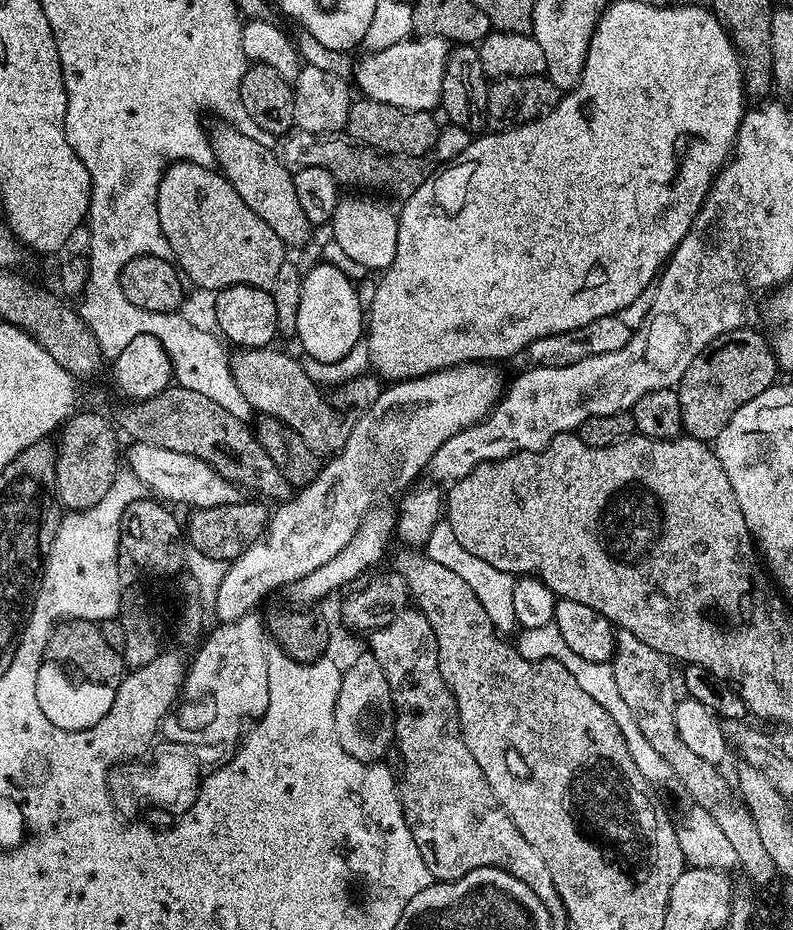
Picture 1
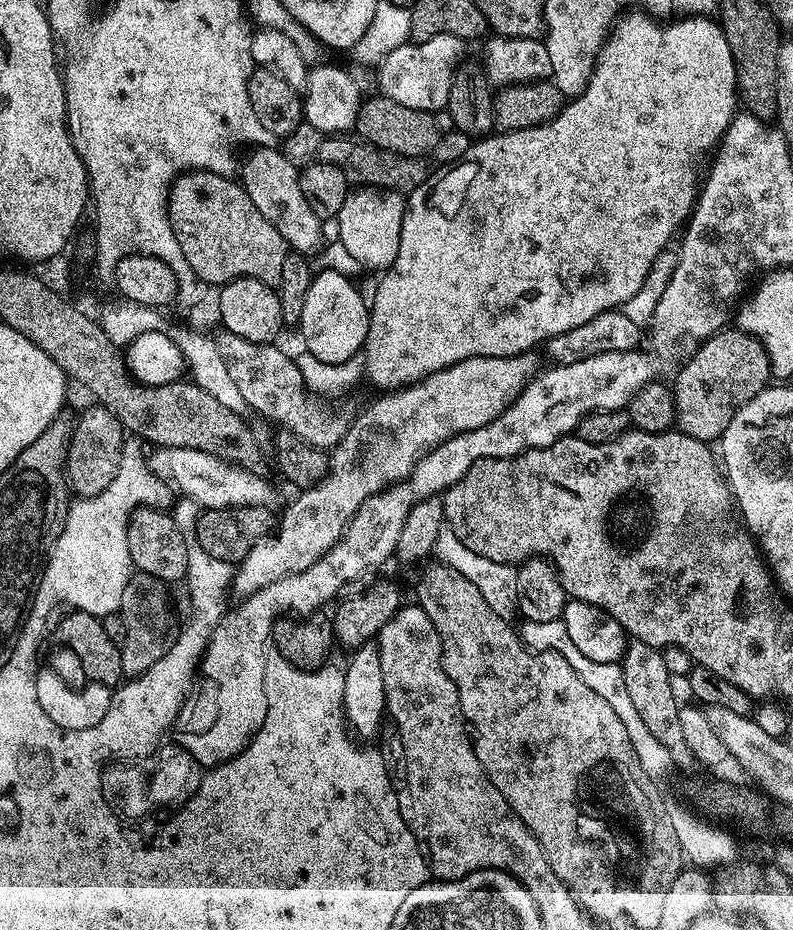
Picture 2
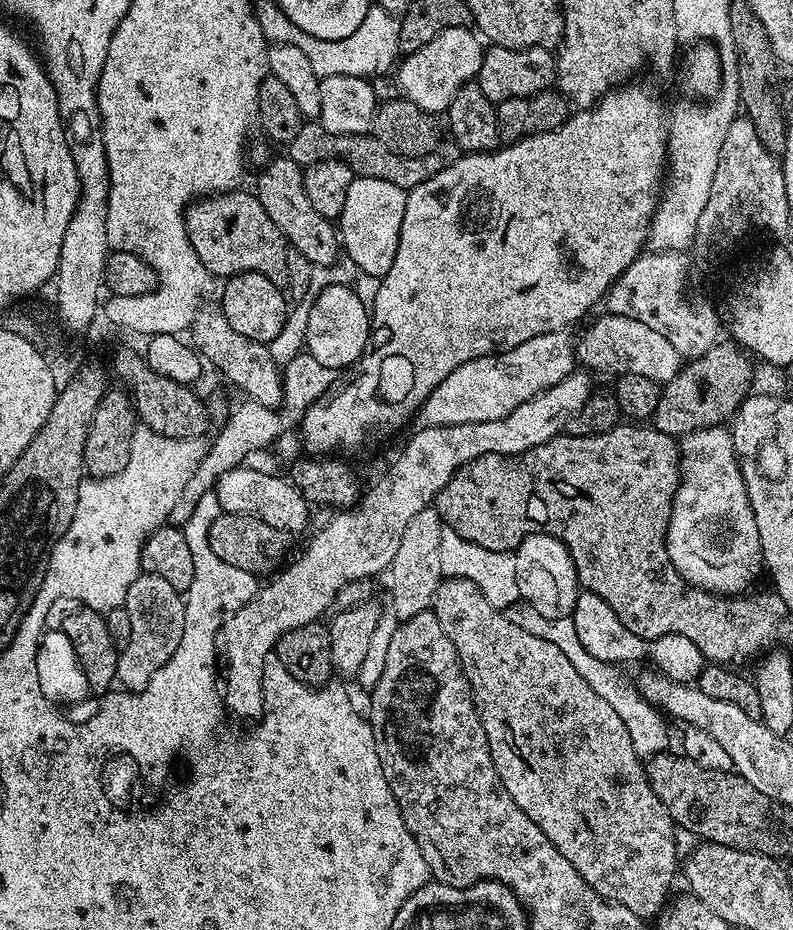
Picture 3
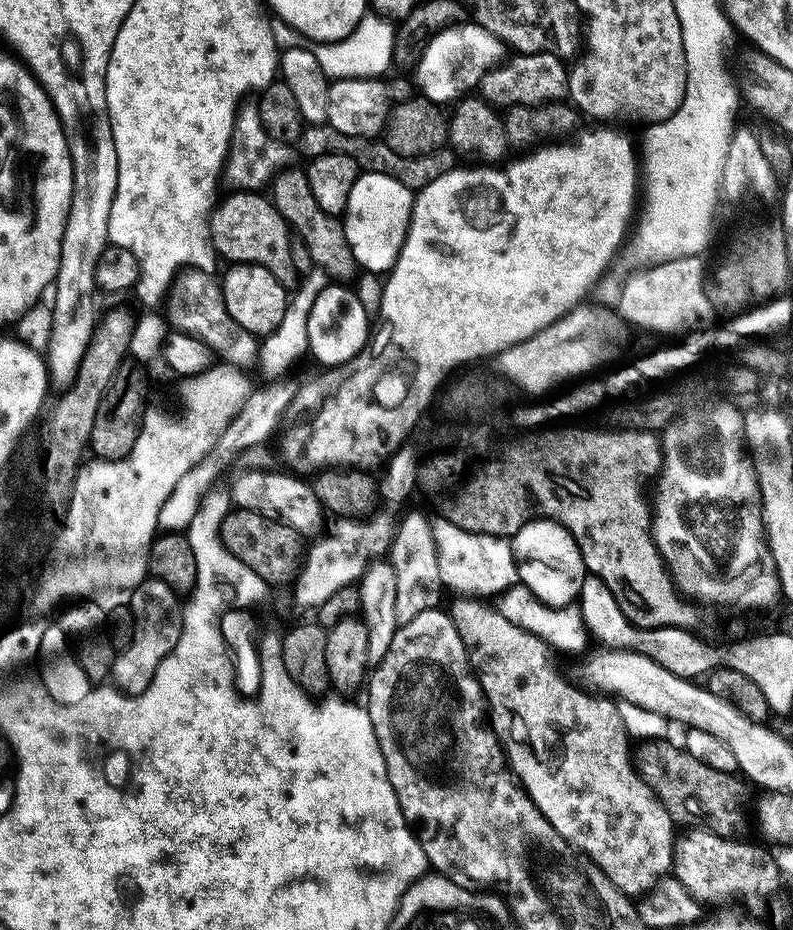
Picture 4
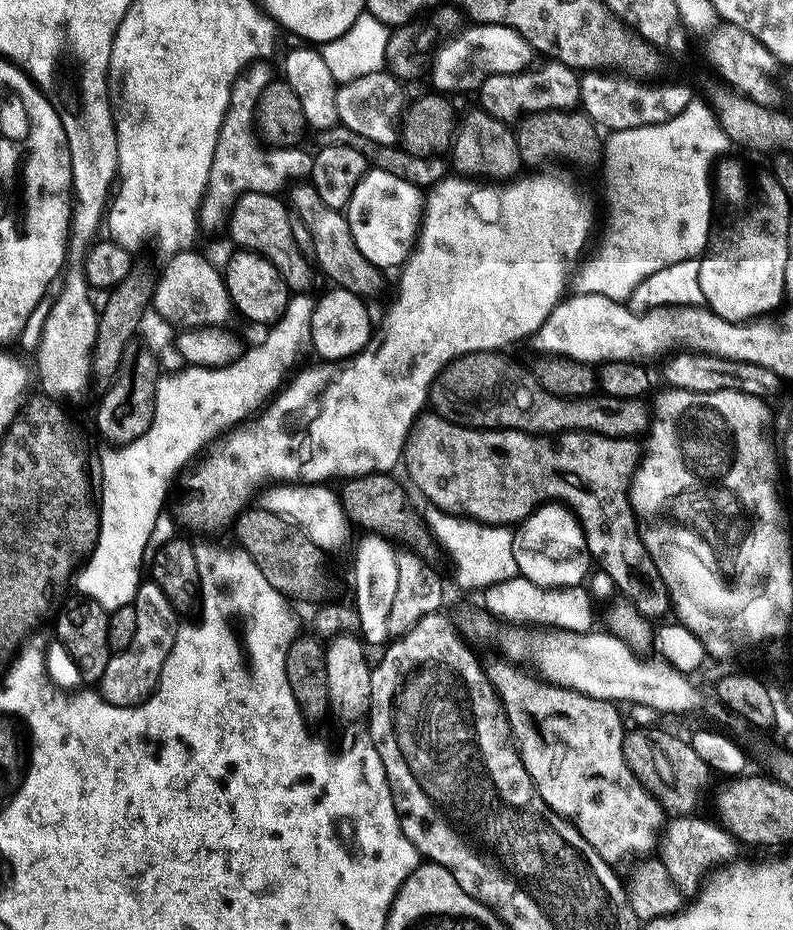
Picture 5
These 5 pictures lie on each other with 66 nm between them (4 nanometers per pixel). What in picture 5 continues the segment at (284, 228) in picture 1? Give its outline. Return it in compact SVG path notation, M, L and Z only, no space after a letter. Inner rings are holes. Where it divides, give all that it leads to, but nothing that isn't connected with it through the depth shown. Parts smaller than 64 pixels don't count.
M311 182L299 183L291 189L292 200L290 199L290 208L295 215L300 216L302 222L306 224L307 230L314 238L315 267L320 268L333 281L335 287L350 290L355 296L361 298L369 298L368 296L376 296L384 288L384 280L381 269L376 268L371 262L366 260L365 255L351 236L350 226L345 213L338 208L326 206L326 202L322 202L322 198L318 198L318 194L314 190Z

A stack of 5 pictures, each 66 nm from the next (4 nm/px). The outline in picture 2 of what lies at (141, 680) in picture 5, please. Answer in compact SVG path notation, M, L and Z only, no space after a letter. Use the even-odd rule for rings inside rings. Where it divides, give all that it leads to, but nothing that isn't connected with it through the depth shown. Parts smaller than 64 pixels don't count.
M133 571L126 583L119 609L122 622L126 622L126 642L119 644L125 677L142 675L174 646L181 621L178 618L176 620L176 612L172 609L172 596L168 592L171 592L169 585L145 572Z

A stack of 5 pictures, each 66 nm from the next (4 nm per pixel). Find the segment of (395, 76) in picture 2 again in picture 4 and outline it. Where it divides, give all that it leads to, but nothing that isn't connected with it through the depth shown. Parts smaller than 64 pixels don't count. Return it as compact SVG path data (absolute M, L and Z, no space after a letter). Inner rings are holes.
M461 22L443 28L429 40L415 66L419 95L441 106L467 97L473 90L479 89L480 79L504 60L504 50L505 42L478 23Z

